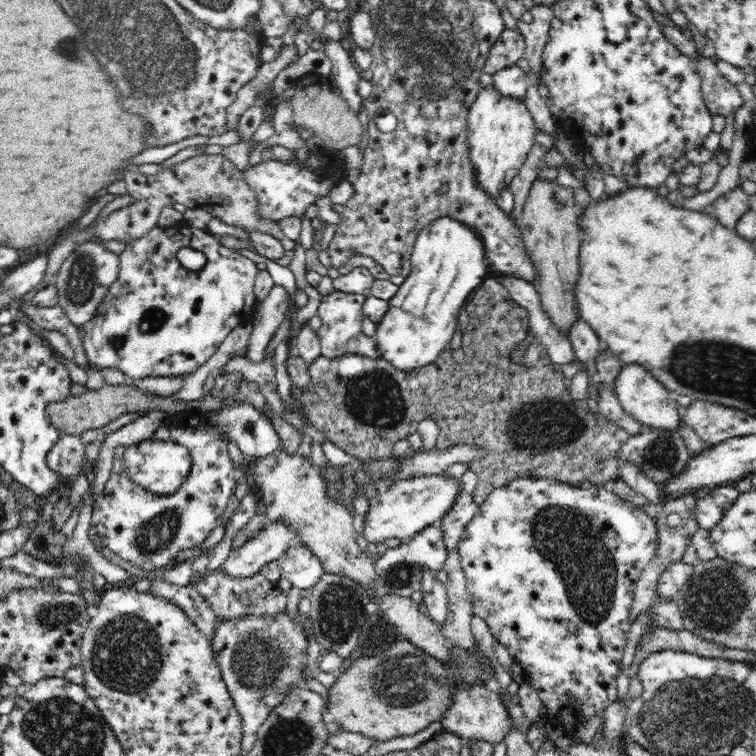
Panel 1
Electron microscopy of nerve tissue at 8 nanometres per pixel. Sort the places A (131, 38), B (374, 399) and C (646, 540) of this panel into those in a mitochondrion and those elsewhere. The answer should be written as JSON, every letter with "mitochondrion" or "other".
{"A":"mitochondrion","B":"mitochondrion","C":"other"}

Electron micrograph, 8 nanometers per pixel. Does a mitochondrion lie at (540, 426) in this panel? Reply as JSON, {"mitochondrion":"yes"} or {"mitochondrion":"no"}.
{"mitochondrion":"yes"}

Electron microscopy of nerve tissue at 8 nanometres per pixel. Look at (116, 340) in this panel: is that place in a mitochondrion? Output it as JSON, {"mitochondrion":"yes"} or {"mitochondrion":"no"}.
{"mitochondrion":"yes"}

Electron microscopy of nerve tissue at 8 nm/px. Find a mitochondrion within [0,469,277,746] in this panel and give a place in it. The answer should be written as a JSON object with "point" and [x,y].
{"point":[127,656]}

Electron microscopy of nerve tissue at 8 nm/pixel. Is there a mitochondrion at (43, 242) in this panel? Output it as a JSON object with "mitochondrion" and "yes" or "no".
{"mitochondrion":"no"}

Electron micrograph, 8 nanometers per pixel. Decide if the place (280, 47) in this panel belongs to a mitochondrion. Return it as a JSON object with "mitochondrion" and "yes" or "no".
{"mitochondrion":"no"}

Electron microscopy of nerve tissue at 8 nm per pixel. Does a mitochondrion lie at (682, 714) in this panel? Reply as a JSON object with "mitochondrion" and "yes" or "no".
{"mitochondrion":"yes"}

